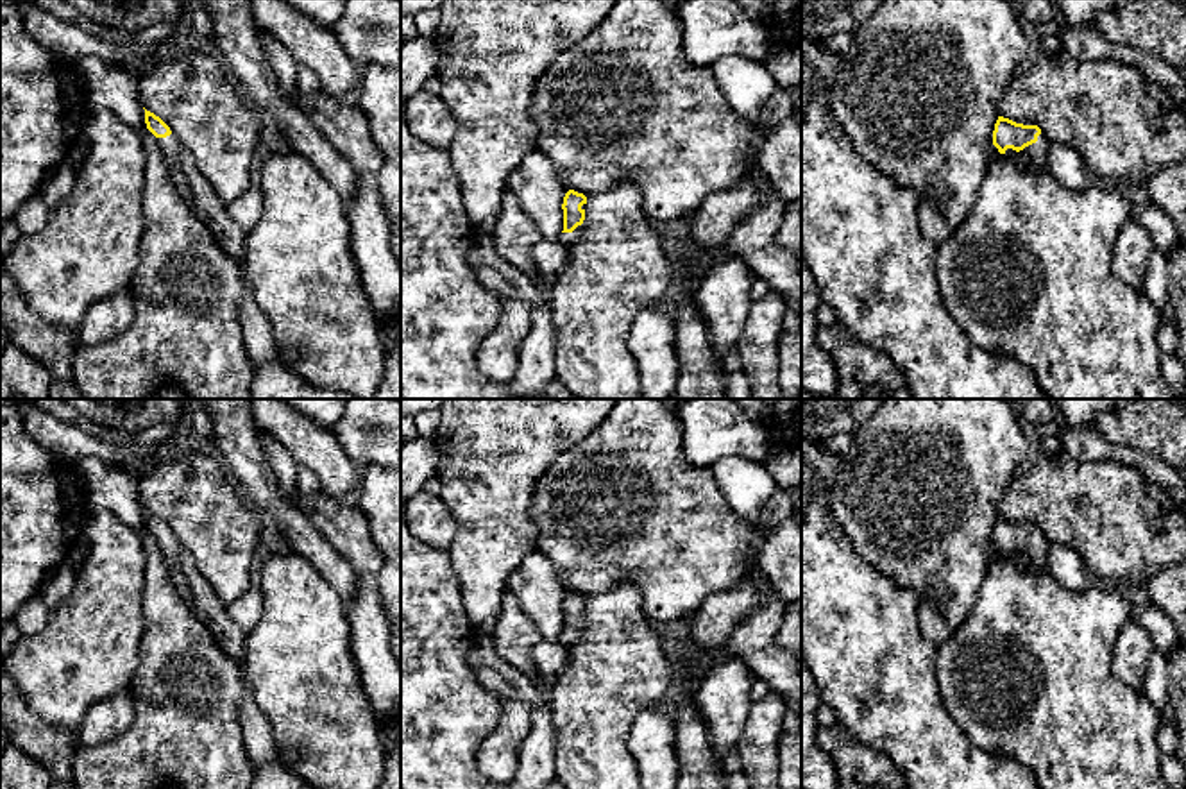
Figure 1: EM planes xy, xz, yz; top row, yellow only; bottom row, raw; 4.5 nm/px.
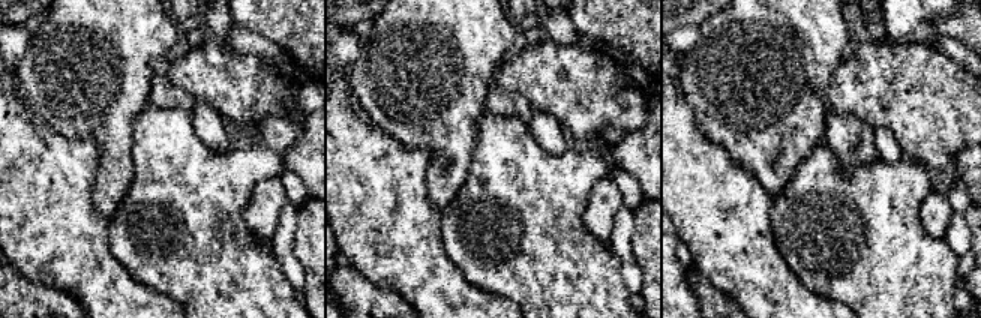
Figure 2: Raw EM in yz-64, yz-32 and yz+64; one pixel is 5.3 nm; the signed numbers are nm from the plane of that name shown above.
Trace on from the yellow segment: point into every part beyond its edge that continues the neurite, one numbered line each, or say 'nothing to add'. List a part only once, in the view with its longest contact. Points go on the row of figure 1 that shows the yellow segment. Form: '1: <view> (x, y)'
1: yz (1036, 156)

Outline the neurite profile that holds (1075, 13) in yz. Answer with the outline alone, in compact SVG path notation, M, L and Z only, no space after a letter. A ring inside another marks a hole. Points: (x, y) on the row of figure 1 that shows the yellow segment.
M1052 0L1059 18L1072 29L1097 29L1097 18L1107 9L1120 7L1131 0Z

